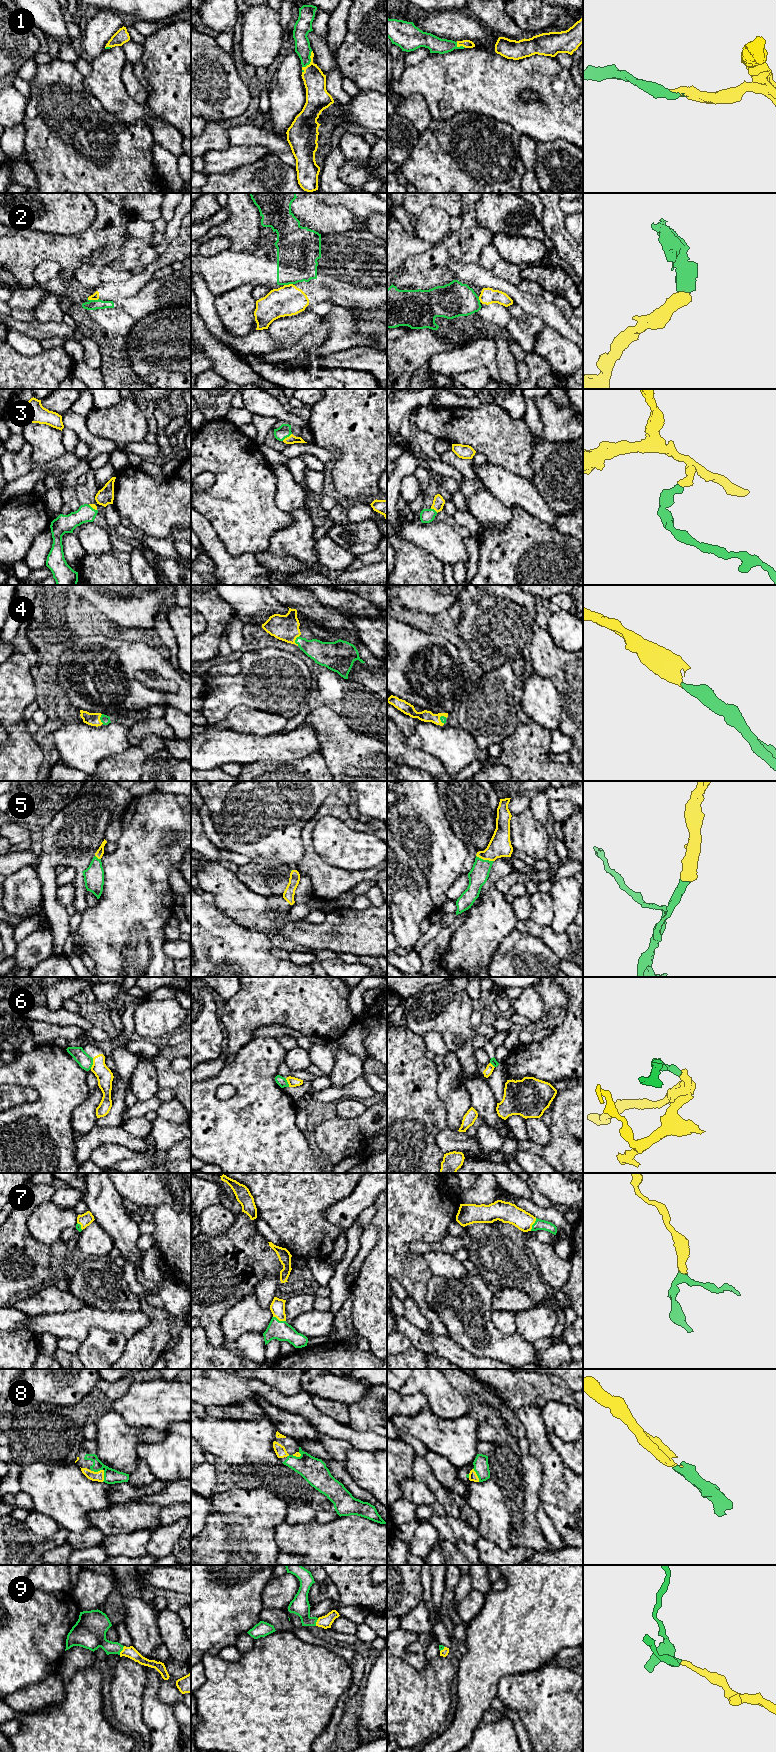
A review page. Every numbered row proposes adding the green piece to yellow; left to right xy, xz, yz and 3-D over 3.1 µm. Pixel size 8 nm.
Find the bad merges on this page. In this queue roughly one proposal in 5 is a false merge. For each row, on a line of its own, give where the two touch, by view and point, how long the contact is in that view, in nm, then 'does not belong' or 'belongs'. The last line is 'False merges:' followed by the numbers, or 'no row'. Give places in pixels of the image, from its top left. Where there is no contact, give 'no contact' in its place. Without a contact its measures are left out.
1: contact xz (311, 61); length 160 nm; belongs
2: contact xy (92, 299); length 100 nm; does not belong
3: contact xz (287, 437); length 100 nm; belongs
4: contact xz (295, 639); length 90 nm; belongs
5: contact yz (485, 859); length 150 nm; belongs
6: contact xy (93, 1063); length 90 nm; belongs
7: contact xz (279, 1320); length 110 nm; belongs
8: contact xy (102, 1470); length 130 nm; belongs
9: contact xy (122, 1650); length 80 nm; belongs
False merges: 2

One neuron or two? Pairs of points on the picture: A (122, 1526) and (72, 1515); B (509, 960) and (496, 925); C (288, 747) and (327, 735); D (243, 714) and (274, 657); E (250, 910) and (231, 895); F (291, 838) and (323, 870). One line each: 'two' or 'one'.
A: two
B: two
C: two
D: two
E: one
F: two

